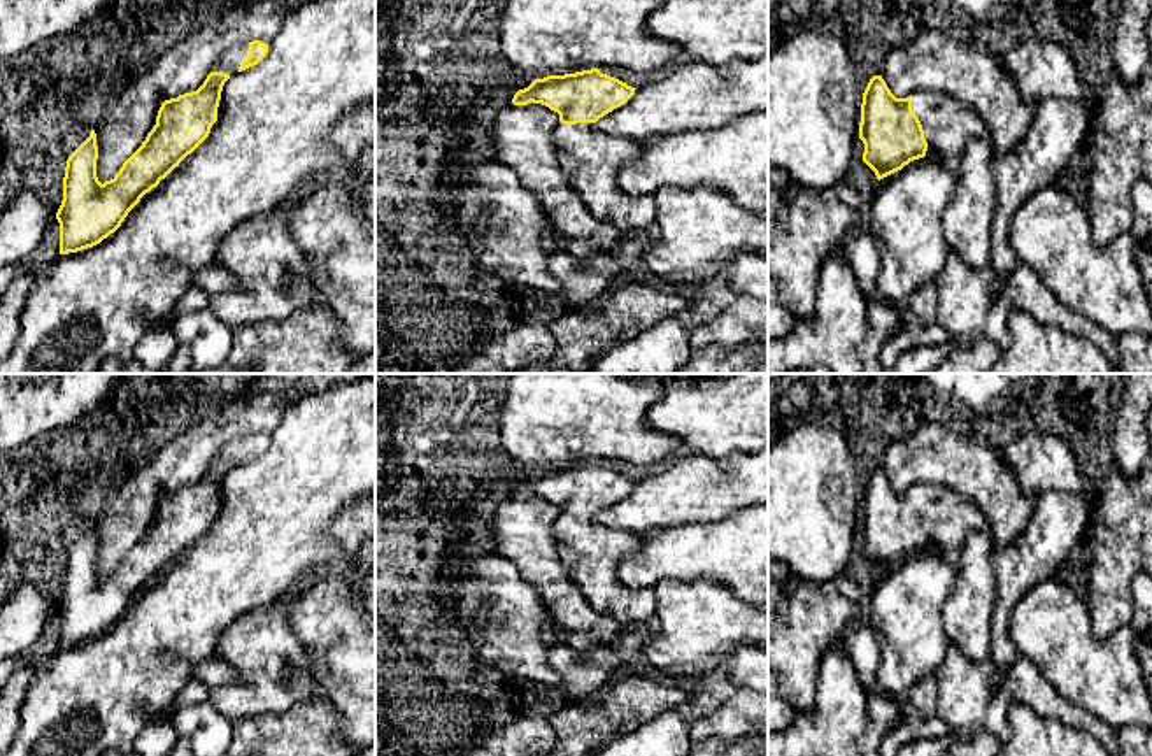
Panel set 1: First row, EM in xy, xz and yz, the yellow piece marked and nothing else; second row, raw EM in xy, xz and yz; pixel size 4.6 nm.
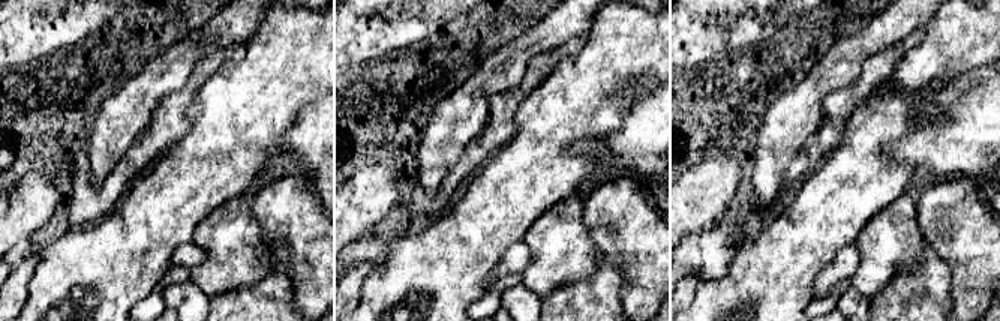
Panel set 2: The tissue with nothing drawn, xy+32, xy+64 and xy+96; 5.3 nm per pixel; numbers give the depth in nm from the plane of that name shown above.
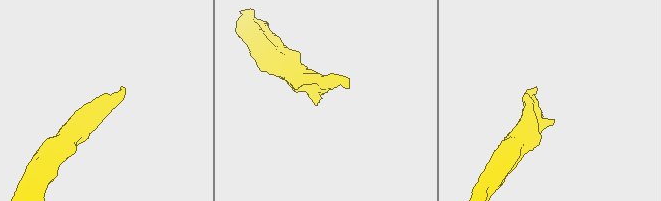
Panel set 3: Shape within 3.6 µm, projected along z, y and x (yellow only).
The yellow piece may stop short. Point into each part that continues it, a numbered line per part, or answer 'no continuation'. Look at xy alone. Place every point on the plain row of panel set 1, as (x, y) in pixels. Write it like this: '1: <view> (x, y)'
1: xy (230, 455)

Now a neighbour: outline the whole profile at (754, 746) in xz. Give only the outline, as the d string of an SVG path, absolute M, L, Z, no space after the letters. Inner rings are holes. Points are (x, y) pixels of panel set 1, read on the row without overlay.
M749 737L729 745L715 738L691 742L687 756L768 756L768 738Z

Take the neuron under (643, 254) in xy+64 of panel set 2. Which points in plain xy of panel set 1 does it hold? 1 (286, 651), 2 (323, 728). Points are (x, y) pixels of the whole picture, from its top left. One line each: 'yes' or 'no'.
1: no
2: no

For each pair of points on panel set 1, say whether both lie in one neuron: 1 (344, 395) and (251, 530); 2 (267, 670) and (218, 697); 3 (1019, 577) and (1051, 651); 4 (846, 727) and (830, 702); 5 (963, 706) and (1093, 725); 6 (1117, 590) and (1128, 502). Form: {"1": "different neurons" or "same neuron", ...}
{"1": "same neuron", "2": "same neuron", "3": "different neurons", "4": "same neuron", "5": "same neuron", "6": "same neuron"}

